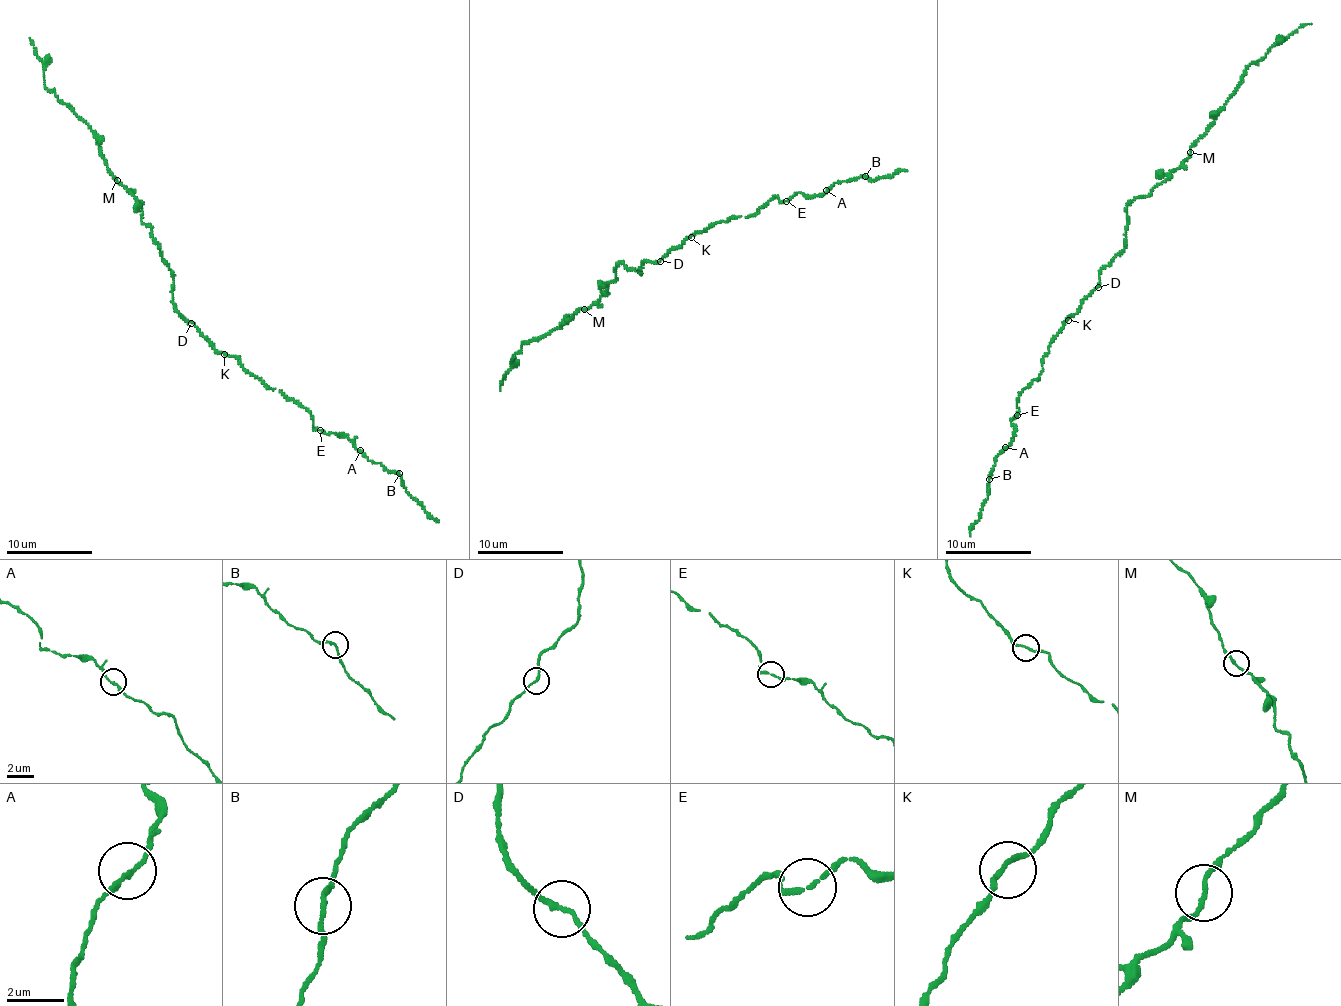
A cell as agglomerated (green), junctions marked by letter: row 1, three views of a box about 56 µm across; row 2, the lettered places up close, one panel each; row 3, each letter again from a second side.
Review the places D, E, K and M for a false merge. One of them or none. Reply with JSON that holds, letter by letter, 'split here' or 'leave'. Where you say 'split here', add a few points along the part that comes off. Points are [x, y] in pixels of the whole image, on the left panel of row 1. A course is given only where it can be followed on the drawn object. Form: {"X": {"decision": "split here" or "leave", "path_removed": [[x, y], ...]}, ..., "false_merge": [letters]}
{"D": {"decision": "leave"}, "E": {"decision": "leave"}, "K": {"decision": "leave"}, "M": {"decision": "leave"}, "false_merge": []}

